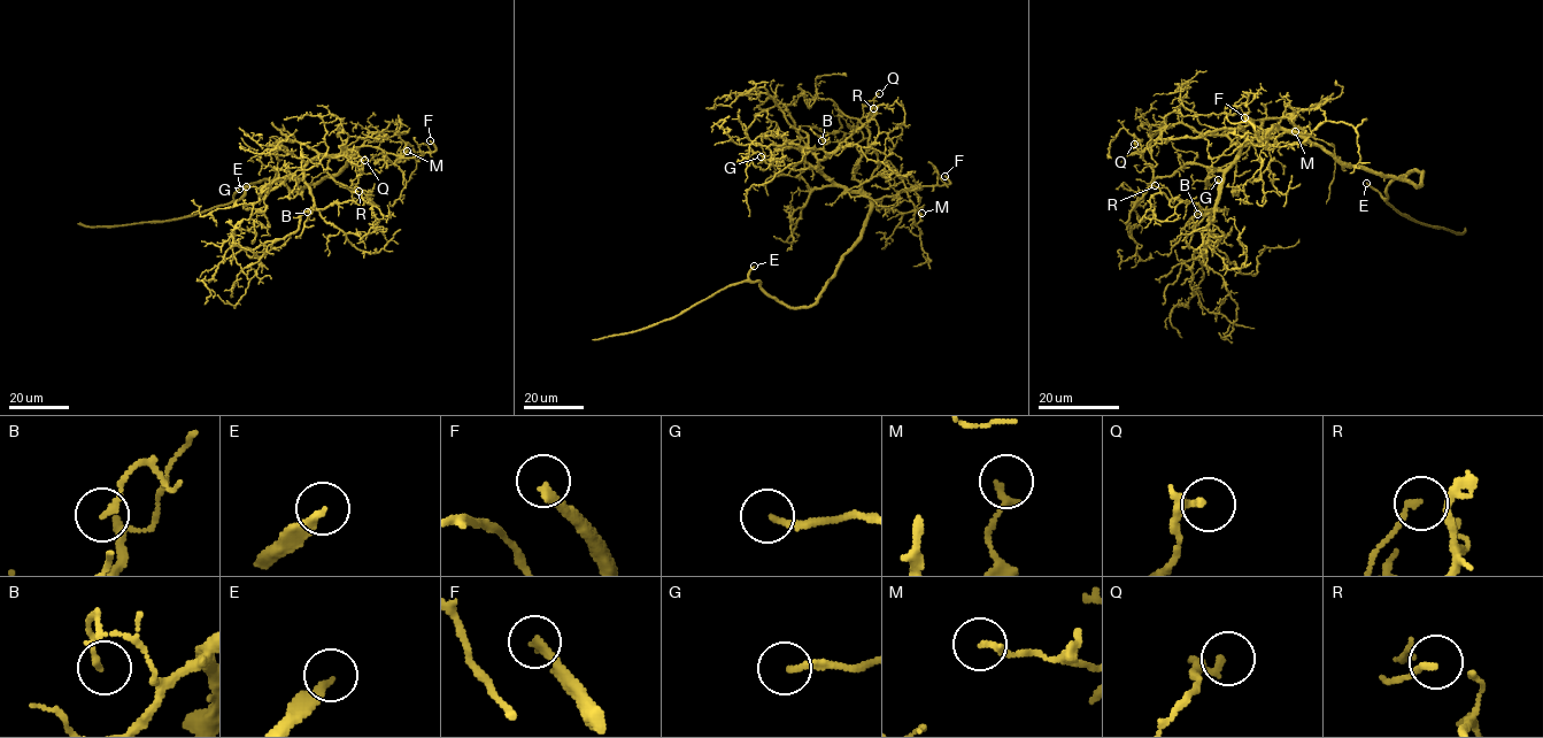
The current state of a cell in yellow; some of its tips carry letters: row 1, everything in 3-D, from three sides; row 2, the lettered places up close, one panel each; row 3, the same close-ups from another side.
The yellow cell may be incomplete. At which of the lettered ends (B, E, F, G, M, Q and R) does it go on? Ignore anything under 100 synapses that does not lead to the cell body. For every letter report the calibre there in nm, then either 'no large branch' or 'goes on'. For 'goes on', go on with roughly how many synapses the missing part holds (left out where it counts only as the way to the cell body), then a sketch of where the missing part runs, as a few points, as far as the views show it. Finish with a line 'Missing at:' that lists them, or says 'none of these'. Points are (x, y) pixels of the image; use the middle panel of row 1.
B: 150 nm | no large branch
E: 200 nm | goes on | 500 syn | (754, 266), (847, 183), (819, 169), (778, 224), (710, 267), (626, 291), (557, 281), (572, 264), (562, 278)
F: 280 nm | no large branch
G: 160 nm | no large branch
M: 200 nm | no large branch
Q: 260 nm | no large branch
R: 130 nm | no large branch
Missing at: E

